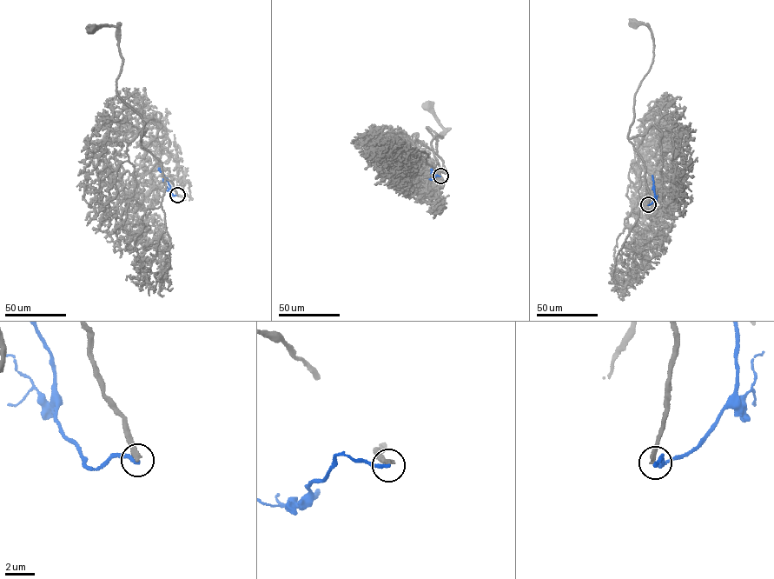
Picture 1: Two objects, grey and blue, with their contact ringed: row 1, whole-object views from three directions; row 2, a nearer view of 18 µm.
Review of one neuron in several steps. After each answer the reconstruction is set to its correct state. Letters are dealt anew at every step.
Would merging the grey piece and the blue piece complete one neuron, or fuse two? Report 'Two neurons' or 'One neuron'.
Two neurons

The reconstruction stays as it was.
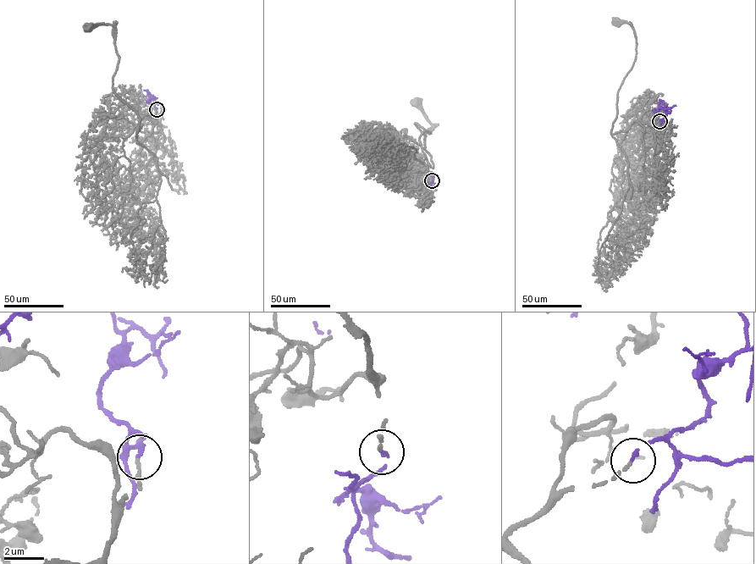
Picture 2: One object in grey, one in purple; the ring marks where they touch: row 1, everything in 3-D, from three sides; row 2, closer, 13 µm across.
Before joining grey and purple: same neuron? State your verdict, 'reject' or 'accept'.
accept

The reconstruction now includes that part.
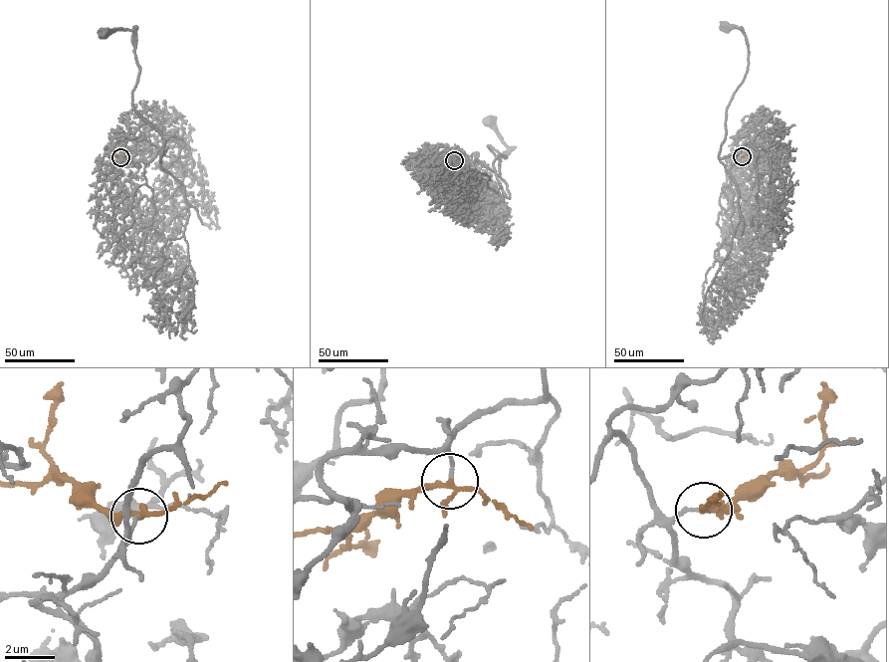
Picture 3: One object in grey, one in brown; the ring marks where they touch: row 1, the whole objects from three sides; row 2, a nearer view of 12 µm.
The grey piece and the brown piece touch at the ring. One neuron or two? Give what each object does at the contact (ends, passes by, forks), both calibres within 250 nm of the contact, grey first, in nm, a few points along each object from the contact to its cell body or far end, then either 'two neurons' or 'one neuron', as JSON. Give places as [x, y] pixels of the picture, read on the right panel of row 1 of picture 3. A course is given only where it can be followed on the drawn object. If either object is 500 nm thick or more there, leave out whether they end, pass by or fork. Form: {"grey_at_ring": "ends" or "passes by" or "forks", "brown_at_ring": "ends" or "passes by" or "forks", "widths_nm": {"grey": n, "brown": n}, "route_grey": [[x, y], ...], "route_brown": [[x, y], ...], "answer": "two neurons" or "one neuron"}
{"grey_at_ring": "ends", "brown_at_ring": "forks", "widths_nm": {"grey": 140, "brown": 160}, "route_grey": [[742, 156], [729, 156], [733, 164], [740, 151], [719, 158], [727, 107], [748, 65], [745, 35], [726, 27]], "route_brown": [[742, 156], [754, 155]], "answer": "one neuron"}

